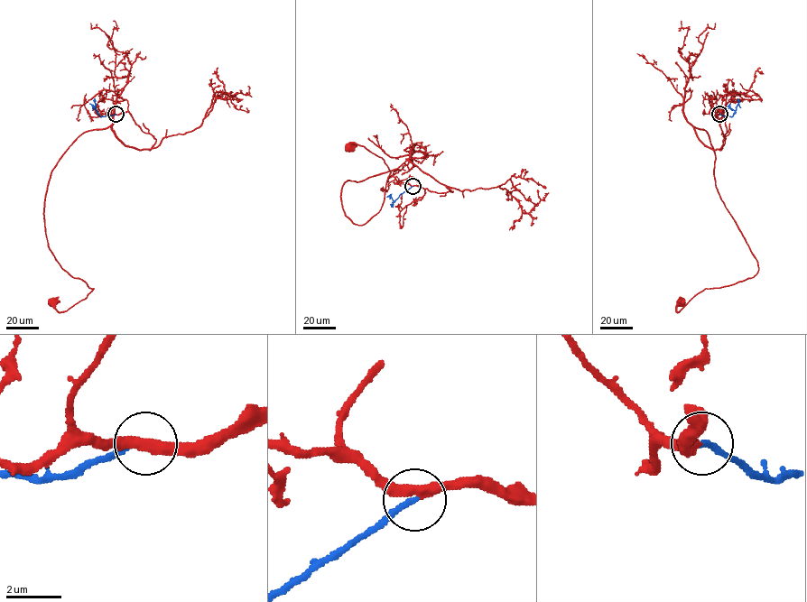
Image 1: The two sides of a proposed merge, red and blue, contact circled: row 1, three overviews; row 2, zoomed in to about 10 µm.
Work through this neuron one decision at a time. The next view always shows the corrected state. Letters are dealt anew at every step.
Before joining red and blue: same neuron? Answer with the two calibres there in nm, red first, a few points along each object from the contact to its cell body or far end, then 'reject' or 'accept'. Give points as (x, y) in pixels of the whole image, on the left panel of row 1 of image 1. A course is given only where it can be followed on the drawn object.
calibres 360 and 240 nm; course red (115, 114), (155, 143), (126, 146), (109, 126), (57, 162), (48, 245), (93, 289), (66, 310), (52, 301); course blue (115, 114), (100, 116), (94, 98); accept

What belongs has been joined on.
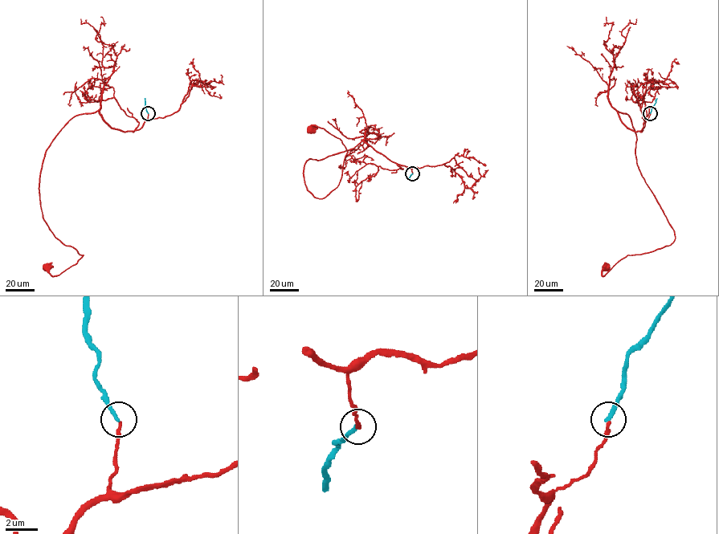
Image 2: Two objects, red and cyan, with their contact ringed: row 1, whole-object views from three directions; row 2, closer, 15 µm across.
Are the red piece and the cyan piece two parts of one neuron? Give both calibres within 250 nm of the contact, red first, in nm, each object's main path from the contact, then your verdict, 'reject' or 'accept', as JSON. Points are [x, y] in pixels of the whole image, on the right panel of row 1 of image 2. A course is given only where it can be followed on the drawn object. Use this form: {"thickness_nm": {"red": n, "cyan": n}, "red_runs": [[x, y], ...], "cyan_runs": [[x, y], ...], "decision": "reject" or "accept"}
{"thickness_nm": {"red": 190, "cyan": 240}, "red_runs": [[650, 113], [635, 132], [617, 111], [629, 116], [639, 169], [675, 240], [627, 255], [603, 275], [606, 266]], "cyan_runs": [[650, 113], [657, 98]], "decision": "reject"}

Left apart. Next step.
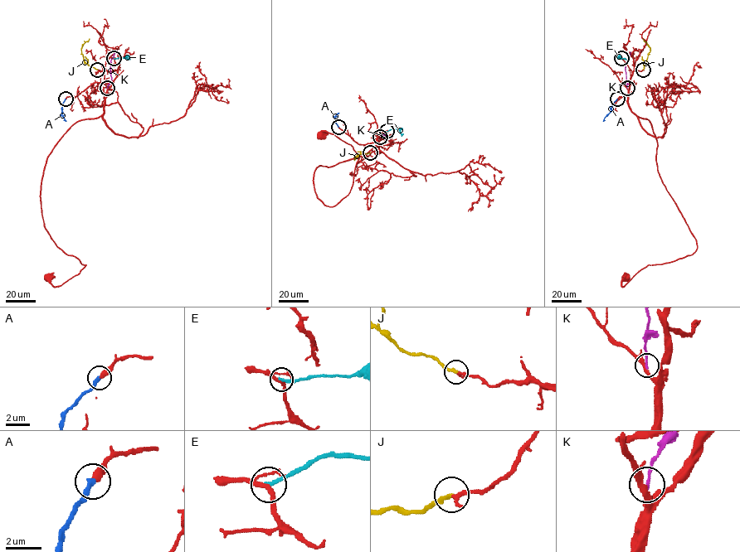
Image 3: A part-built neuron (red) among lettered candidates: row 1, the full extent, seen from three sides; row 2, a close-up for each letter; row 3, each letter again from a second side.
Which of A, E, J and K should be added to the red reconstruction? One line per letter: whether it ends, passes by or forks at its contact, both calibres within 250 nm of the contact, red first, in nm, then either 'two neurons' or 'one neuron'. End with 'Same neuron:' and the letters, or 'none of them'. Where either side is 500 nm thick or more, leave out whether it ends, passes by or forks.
A: it ends there; 440 nm thick on the red side, 320 nm on the other; one neuron
E: it ends there; 200 nm thick on the red side, 220 nm on the other; two neurons
J: it ends there; 240 nm thick on the red side, 240 nm on the other; one neuron
K: it ends there; 280 nm thick on the red side, 180 nm on the other; two neurons
Same neuron: A, J

